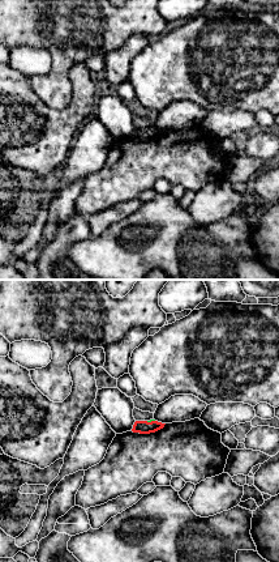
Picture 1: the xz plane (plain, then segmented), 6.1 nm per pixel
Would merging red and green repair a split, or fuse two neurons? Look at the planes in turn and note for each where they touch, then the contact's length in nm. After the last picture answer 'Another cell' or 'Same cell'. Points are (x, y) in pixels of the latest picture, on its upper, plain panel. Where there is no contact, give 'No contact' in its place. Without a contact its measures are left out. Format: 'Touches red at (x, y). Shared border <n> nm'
Touches red at (151, 128). Shared border 60 nm

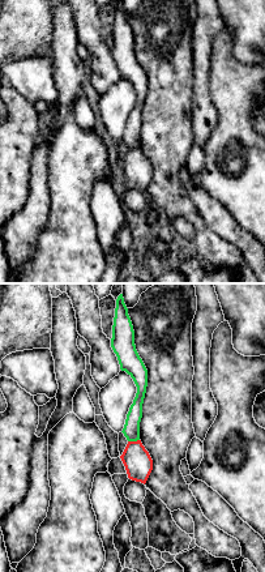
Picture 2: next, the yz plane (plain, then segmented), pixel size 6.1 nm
Touches red at (133, 149). Shared border 70 nm

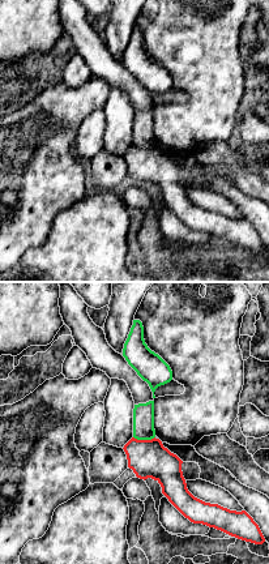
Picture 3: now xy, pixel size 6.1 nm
Touches red at (144, 148). Shared border 140 nm

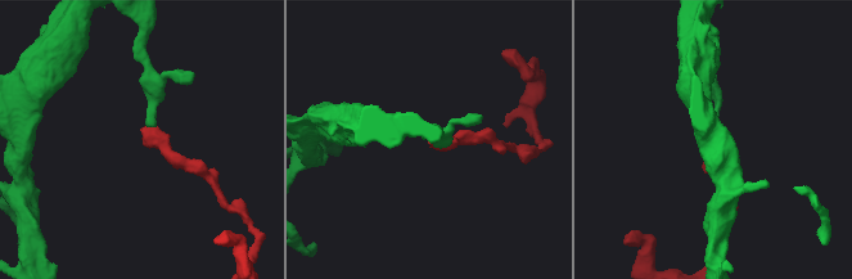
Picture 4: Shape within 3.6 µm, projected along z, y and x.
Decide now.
Another cell

